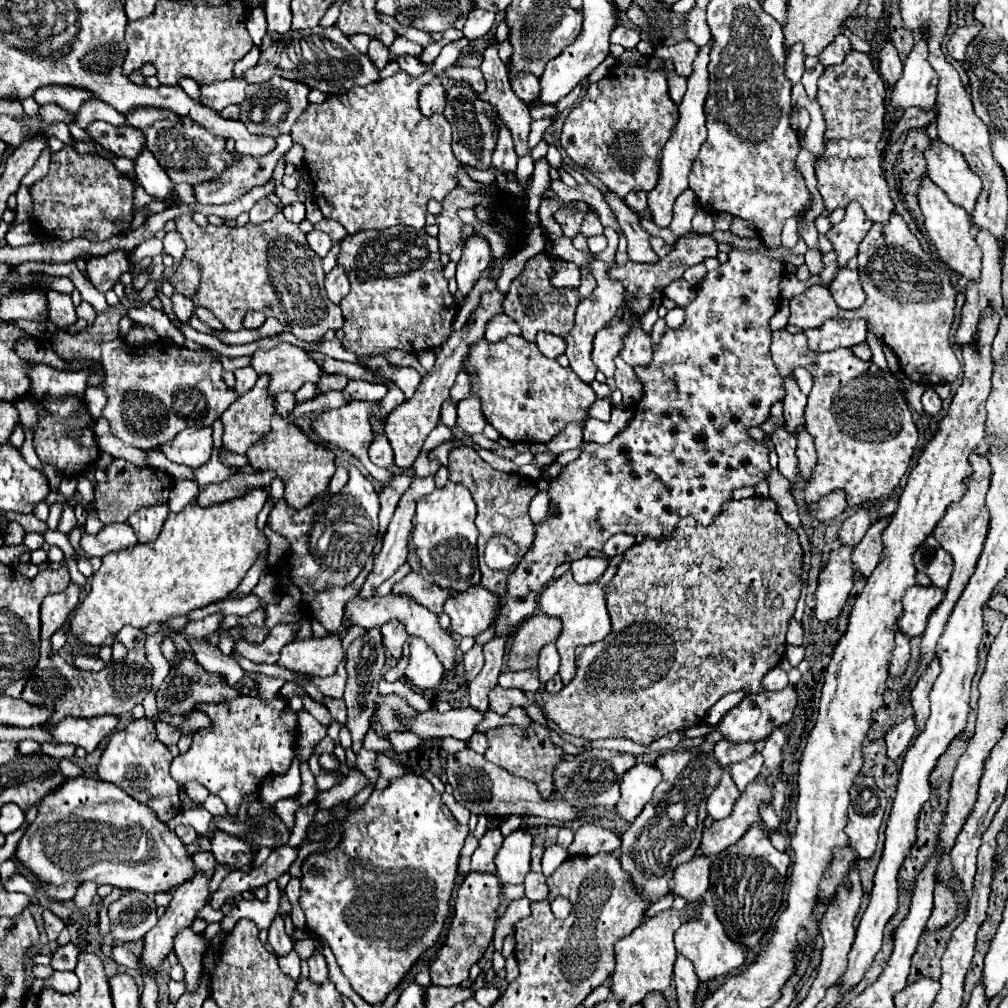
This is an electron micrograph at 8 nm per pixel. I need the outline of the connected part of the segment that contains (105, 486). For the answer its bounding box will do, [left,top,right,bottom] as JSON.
[95,459,175,525]

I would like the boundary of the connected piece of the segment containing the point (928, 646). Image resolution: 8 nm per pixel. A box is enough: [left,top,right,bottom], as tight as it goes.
[901,453,991,701]

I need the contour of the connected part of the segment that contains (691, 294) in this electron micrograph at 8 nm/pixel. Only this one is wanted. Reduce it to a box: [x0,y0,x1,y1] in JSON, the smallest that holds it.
[665,278,696,307]

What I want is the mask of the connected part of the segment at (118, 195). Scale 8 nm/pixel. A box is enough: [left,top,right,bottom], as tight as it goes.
[31,147,133,241]

